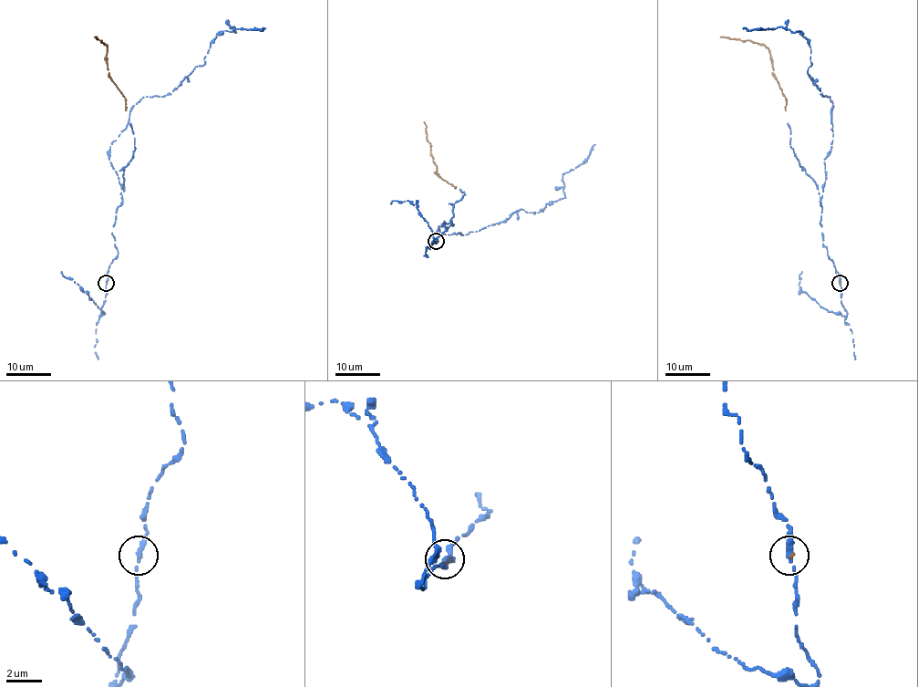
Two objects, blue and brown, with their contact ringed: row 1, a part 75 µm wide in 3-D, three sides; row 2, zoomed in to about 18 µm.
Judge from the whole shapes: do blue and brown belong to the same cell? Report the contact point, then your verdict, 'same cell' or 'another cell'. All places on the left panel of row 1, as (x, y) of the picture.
at (106, 283); same cell

